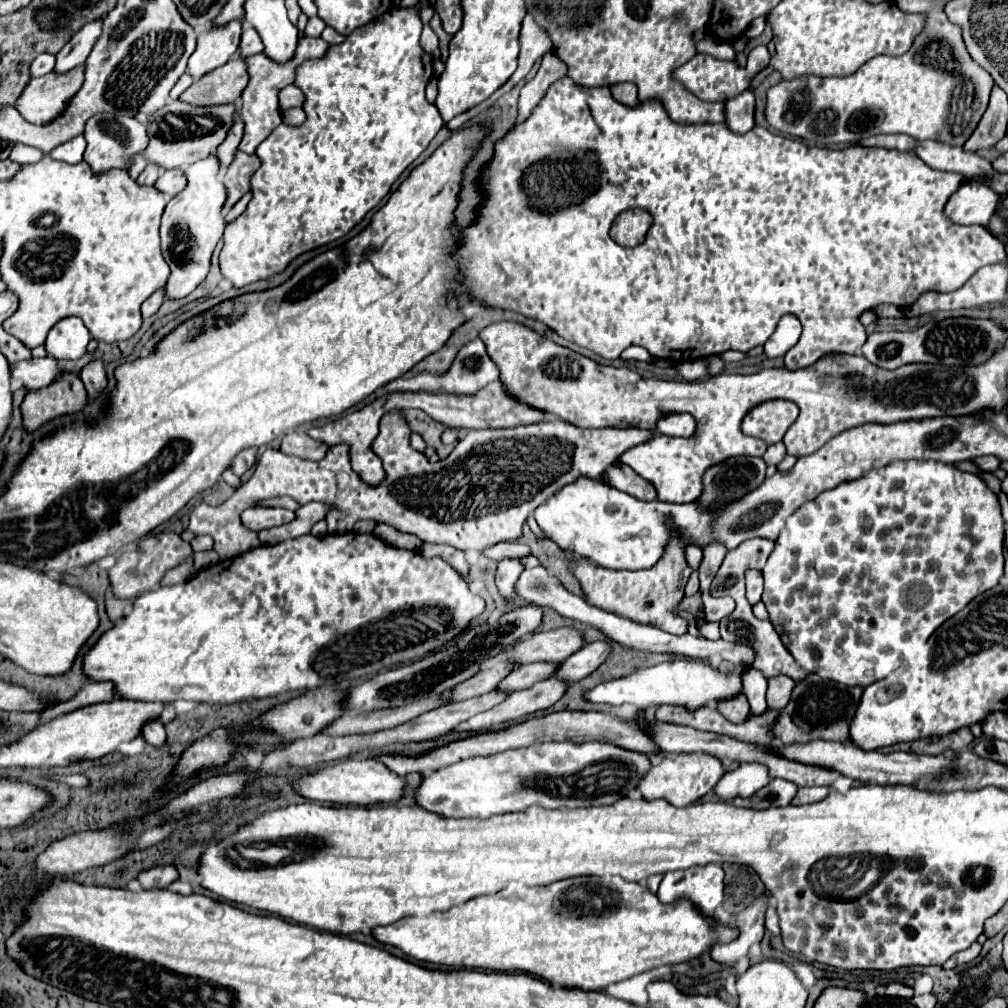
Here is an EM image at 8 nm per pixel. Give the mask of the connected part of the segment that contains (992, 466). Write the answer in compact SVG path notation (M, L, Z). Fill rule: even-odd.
M982 456L982 458L974 458L972 460L982 472L994 472L1000 466L1000 460L996 456Z

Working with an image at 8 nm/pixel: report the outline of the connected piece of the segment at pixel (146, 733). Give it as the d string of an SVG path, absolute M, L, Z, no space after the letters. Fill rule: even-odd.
M150 720L142 726L142 736L152 746L164 746L166 744L166 732L164 724L160 720Z

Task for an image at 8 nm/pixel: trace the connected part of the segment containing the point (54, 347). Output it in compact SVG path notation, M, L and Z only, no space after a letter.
M80 318L60 320L46 338L46 352L56 360L78 360L86 354L90 332Z

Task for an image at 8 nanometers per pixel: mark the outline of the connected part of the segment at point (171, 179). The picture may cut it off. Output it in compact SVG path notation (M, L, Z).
M176 168L176 170L166 170L160 180L156 180L154 184L160 192L164 192L166 196L176 196L184 186L186 186L186 176L184 170Z

